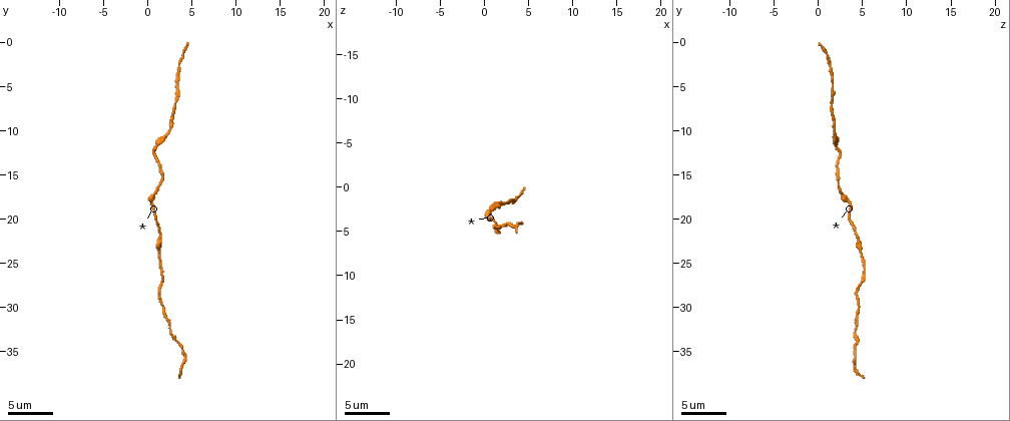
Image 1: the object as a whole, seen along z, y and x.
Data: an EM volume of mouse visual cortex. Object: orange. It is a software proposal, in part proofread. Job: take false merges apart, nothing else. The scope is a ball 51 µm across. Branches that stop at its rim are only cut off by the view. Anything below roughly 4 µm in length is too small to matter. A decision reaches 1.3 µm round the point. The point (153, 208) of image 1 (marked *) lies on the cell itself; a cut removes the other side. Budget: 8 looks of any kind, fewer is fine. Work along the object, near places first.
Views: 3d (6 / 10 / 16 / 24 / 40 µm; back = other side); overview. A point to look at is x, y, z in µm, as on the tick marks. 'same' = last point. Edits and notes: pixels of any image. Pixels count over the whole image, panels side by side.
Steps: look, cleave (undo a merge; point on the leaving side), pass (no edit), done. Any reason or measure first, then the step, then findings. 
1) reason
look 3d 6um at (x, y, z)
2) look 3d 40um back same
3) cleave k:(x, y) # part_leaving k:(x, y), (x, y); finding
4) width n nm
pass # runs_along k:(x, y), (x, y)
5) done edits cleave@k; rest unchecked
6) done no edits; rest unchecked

calibre changes
look 3d 10um at (0.6, 12.4, 2.4)

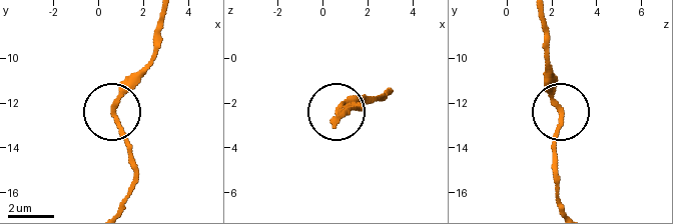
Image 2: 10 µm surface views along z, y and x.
pass # runs_along 2:(561, 204), (555, 186), (561, 112), (550, 68); all the same cell

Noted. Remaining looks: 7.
sudden change in width
look 3d 10um at (1.2, 24.2, 5.0)

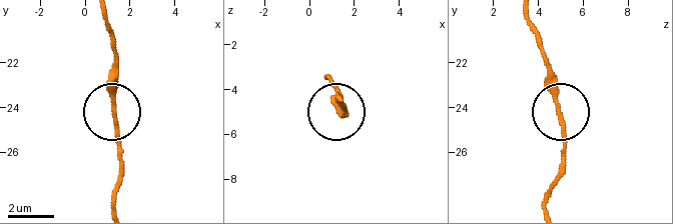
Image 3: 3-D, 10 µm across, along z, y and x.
pass # runs_along 3:(526, 20), (566, 129), (566, 172); continuous, no second cell

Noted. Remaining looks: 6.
a narrow waist
look 3d 16um at (2.6, 32.6, 4.2)

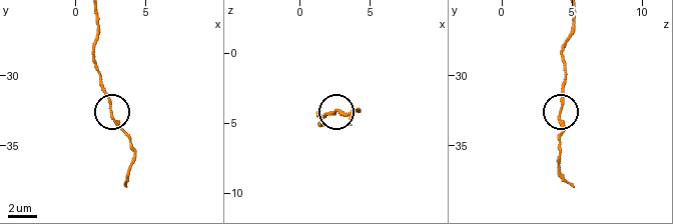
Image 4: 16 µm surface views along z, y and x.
width 170 nm
pass # runs_along 4:(98, 19), (95, 48), (98, 80), (114, 123), (129, 140); all the same cell

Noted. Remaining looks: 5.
narrows sharply
look 3d 10um at (3.2, 5.2, 1.8)

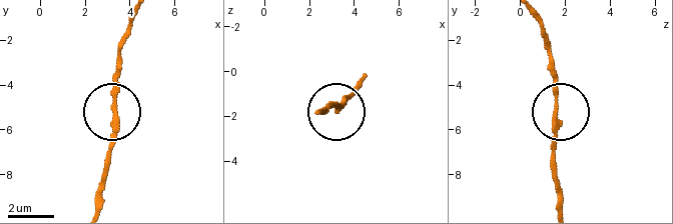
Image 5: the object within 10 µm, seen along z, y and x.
pass # runs_along 5:(563, 204), (552, 164), (557, 78), (552, 46); one cell here

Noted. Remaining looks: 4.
done no edits; rest unchecked

